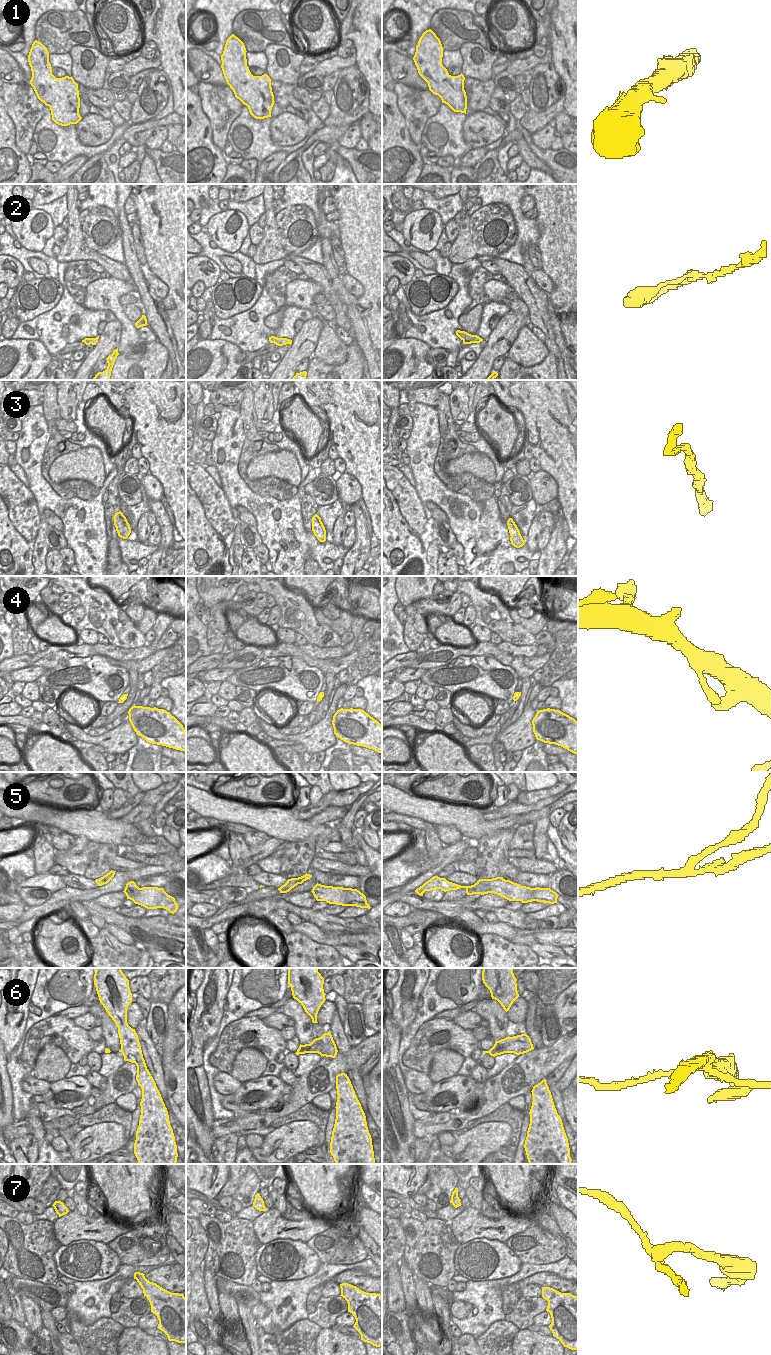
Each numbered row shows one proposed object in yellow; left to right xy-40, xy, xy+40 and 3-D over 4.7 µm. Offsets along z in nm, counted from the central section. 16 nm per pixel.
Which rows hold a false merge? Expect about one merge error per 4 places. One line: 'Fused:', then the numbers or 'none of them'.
Fused: 5, 6

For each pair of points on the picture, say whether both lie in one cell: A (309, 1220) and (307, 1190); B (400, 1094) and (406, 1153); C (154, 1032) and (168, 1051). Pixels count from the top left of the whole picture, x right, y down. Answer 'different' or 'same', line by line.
A: different
B: same
C: different

